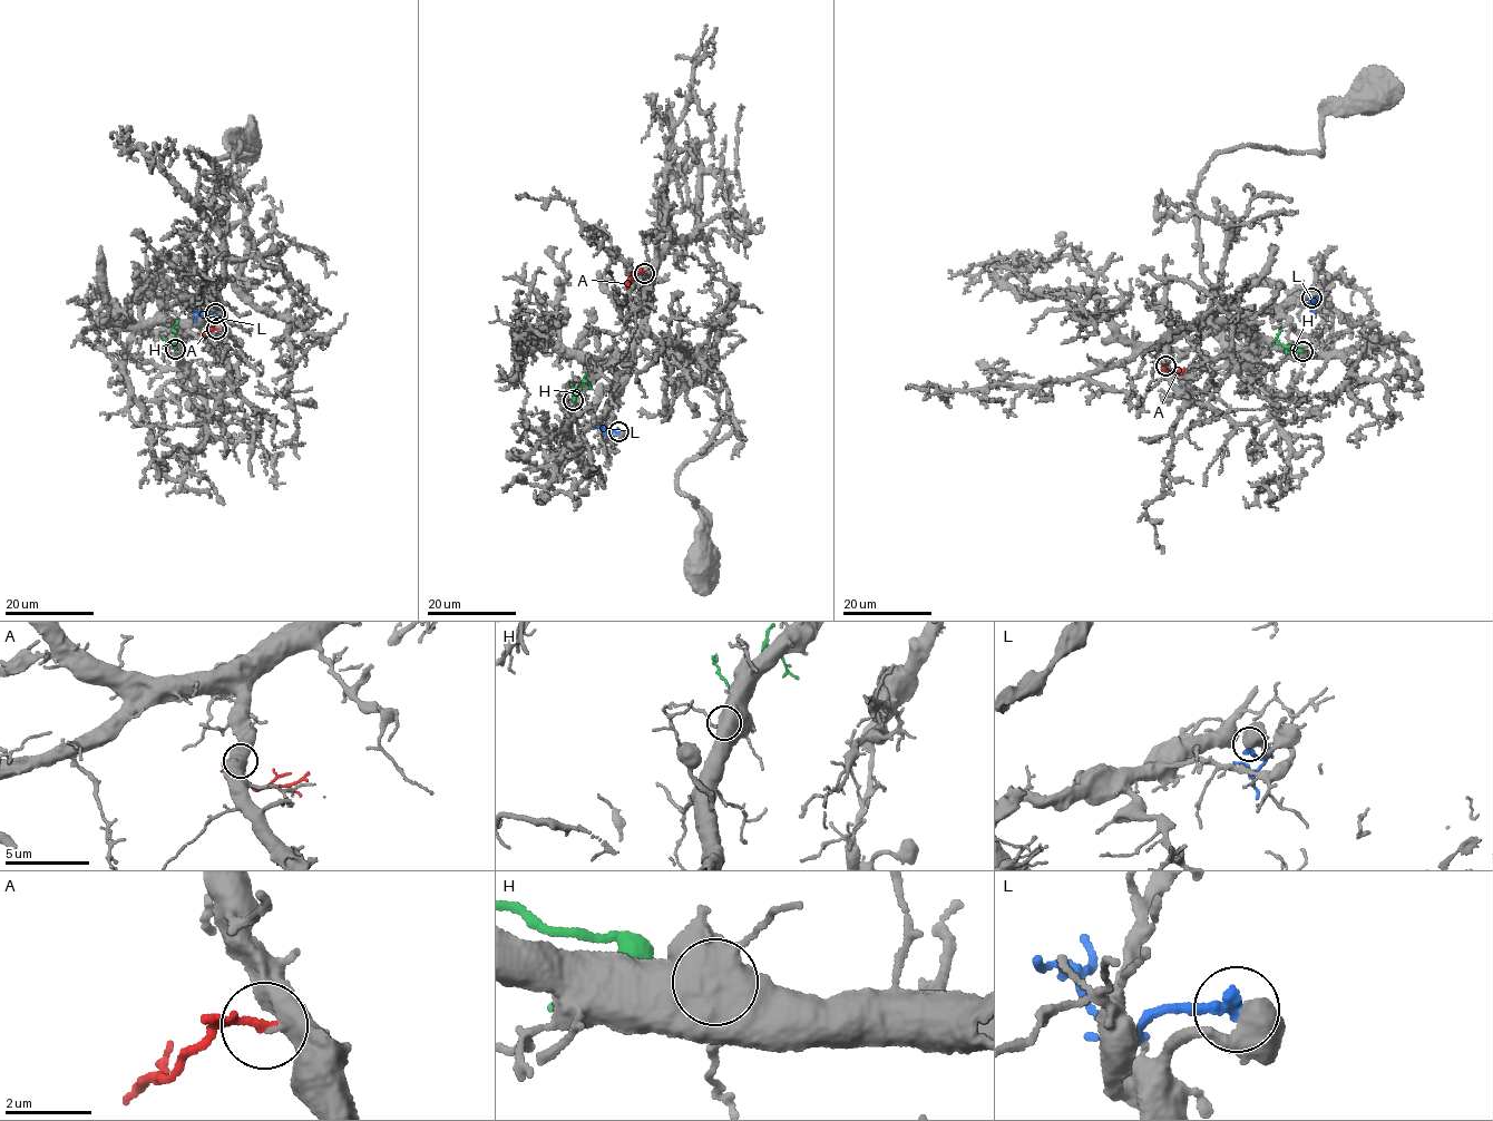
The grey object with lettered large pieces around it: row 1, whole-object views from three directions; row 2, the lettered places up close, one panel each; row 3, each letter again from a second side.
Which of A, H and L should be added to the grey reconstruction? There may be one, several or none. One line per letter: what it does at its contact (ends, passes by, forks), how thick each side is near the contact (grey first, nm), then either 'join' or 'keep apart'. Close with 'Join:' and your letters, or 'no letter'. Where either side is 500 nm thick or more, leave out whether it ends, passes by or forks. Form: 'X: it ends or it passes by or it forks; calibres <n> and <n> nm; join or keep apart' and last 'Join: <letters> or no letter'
A: it ends; calibres 340 and 180 nm; join
H: calibres 500 and 180 nm; keep apart
L: calibres 500 and 320 nm; keep apart
Join: A

